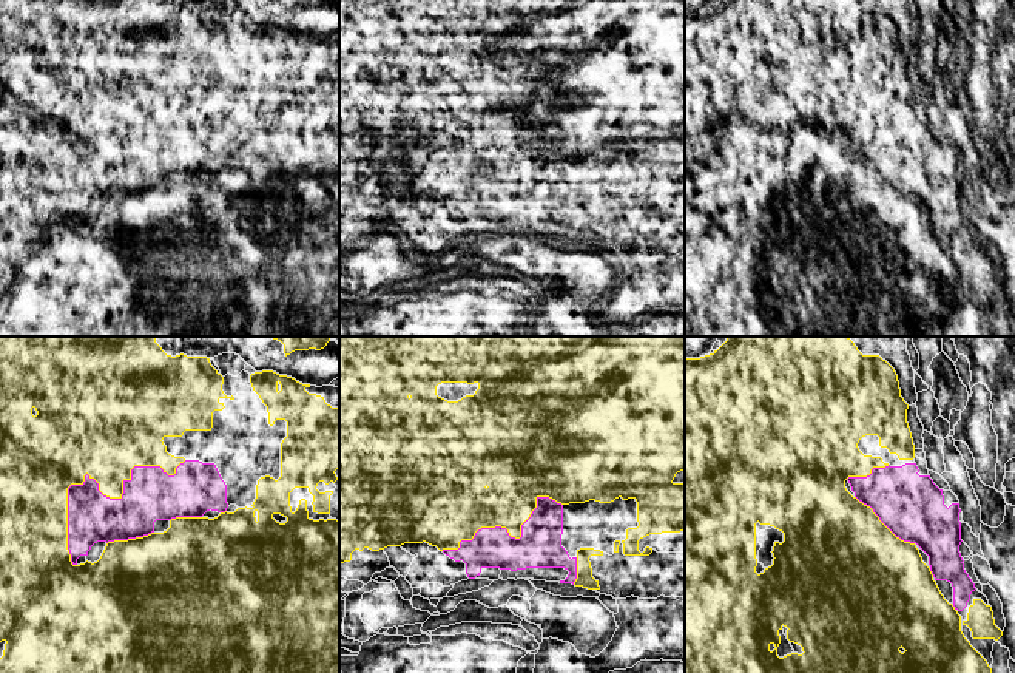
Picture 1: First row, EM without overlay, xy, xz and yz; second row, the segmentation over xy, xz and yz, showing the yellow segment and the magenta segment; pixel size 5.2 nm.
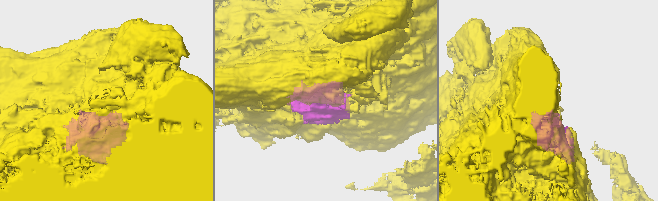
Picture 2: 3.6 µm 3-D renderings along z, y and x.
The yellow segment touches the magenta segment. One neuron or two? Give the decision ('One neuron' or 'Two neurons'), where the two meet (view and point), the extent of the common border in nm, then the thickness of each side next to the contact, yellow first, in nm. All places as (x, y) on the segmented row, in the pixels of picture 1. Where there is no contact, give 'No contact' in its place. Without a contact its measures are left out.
One neuron. Touches yellow at xy (99, 485). Shared border 800 nm. Thickness 420 nm (yellow) against 260 nm

